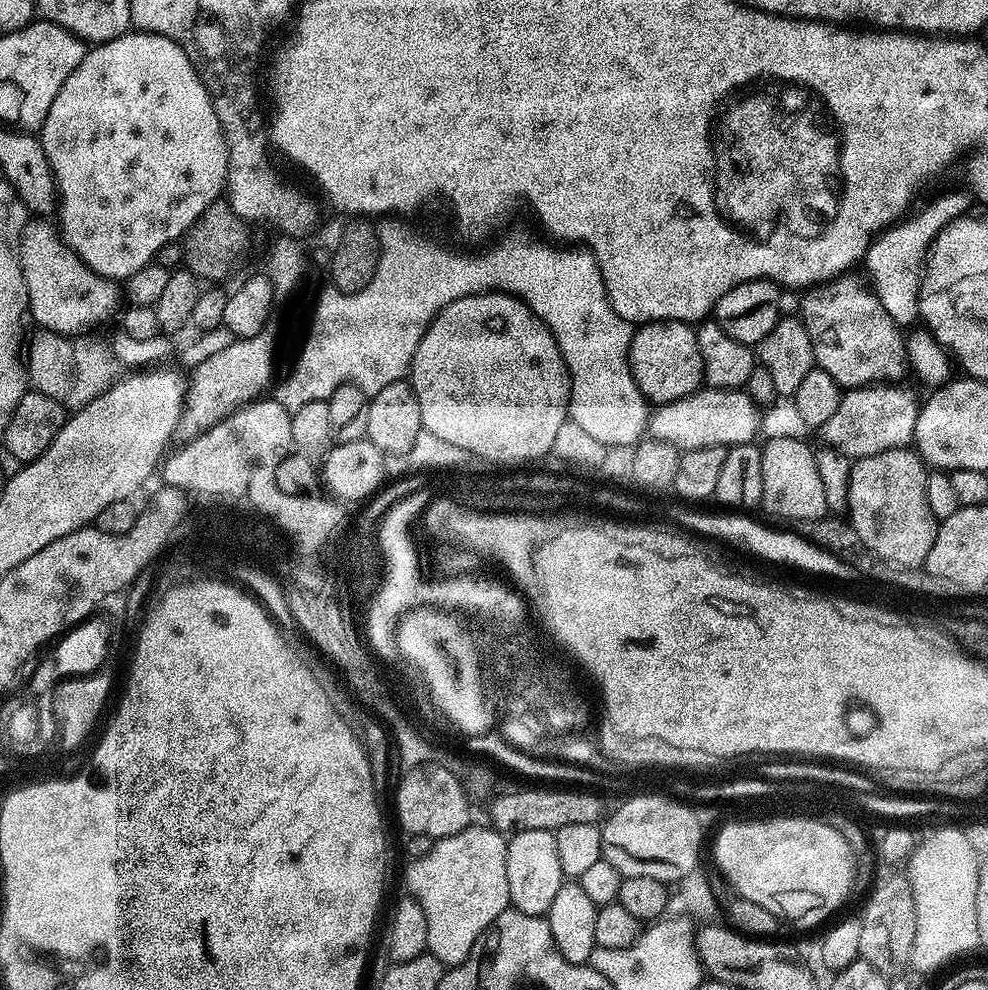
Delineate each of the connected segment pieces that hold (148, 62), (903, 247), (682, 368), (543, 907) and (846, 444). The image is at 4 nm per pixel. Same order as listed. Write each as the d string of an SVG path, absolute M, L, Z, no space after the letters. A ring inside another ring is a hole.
M129 30L123 36L107 40L105 44L89 47L74 74L62 82L62 90L58 90L58 98L54 98L54 103L50 105L50 114L46 114L46 122L39 130L38 139L56 178L60 216L58 231L64 243L74 250L85 266L108 280L123 282L130 274L142 270L142 266L153 263L167 244L177 243L191 230L196 219L225 195L228 186L228 140L218 120L212 95L182 46L153 32Z
M948 192L945 196L930 201L921 212L913 211L907 218L885 228L869 244L868 252L862 261L863 267L868 267L867 275L875 294L882 306L886 306L886 314L890 314L896 324L907 326L917 323L920 315L920 278L932 242L951 220L965 215L968 211L968 200L962 193Z
M655 320L641 324L632 333L628 361L649 405L673 404L690 394L700 391L704 384L702 350L698 350L696 329L683 320Z
M526 830L508 840L506 850L506 882L510 886L510 904L531 916L544 916L554 902L554 894L566 883L562 865L558 862L558 842L555 832Z
M896 382L865 384L862 388L847 389L838 402L838 410L822 429L823 443L837 448L852 460L861 460L870 454L907 448L913 443L921 401L908 388L899 388Z

